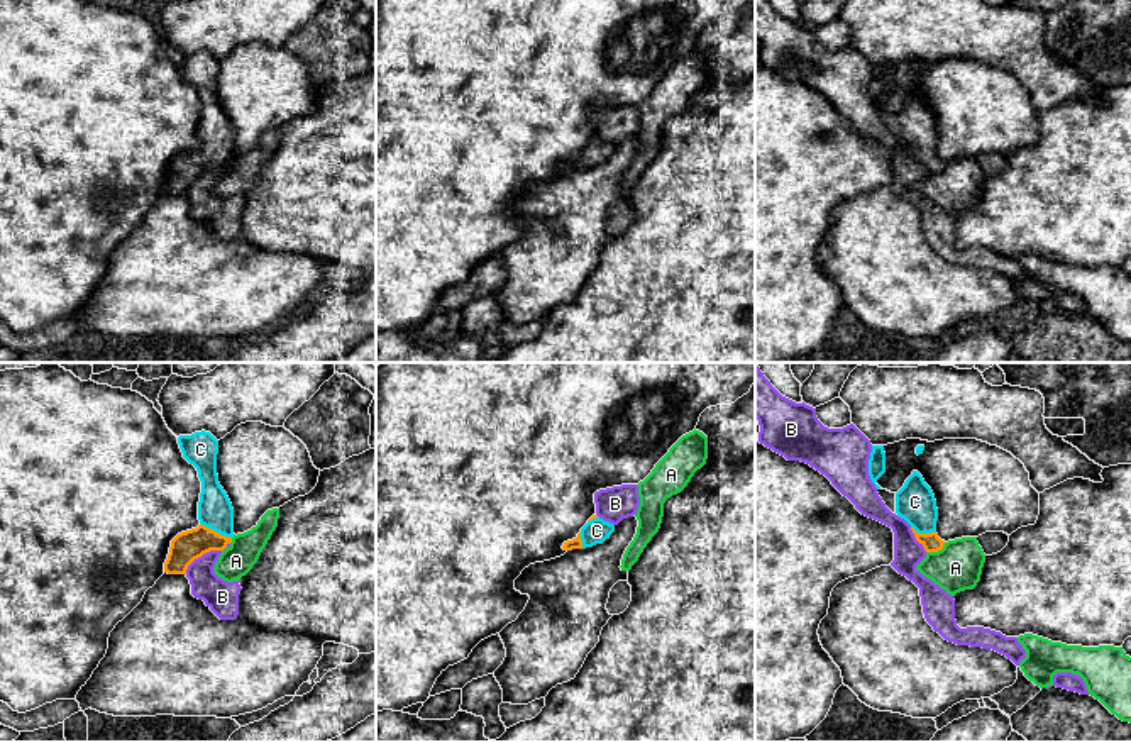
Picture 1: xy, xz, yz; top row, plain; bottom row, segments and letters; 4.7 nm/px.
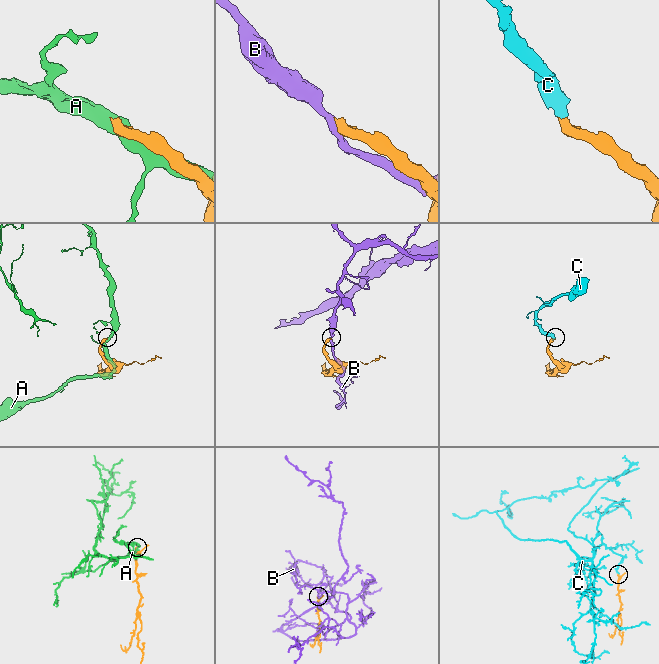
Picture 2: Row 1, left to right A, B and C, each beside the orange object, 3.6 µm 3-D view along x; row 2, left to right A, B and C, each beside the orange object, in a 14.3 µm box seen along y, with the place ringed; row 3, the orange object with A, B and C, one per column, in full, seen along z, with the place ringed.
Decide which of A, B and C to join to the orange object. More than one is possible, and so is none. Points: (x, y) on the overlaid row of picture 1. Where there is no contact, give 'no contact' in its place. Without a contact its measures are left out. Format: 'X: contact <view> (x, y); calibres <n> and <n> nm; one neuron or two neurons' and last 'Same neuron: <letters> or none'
A: contact yz (937, 551); calibres 90 and 220 nm; two neurons
B: contact xy (205, 553); calibres 140 and 150 nm; two neurons
C: contact xy (214, 531); calibres 140 and 160 nm; one neuron
Same neuron: C

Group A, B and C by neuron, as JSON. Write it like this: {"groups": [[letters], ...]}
{"groups": [["A"], ["B"], ["C"]]}

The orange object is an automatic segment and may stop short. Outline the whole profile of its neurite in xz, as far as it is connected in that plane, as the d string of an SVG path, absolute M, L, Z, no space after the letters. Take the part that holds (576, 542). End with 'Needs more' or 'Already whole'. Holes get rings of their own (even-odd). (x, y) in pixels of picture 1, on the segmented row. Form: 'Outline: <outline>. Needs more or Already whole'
Outline: M593 515L588 523L581 529L576 539L564 542L564 551L586 549L596 544L603 544L615 532L615 525L604 522L598 515Z. Needs more

